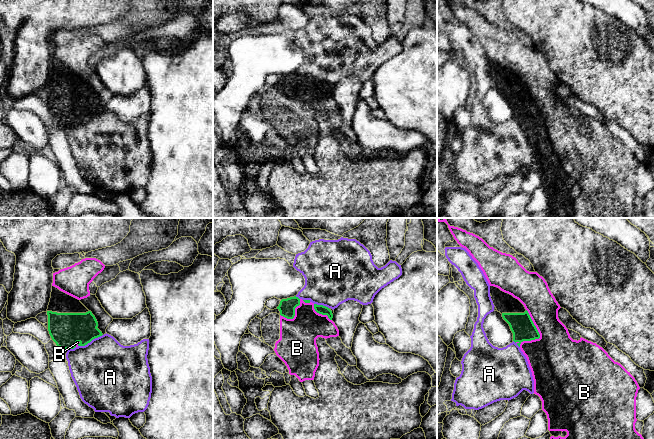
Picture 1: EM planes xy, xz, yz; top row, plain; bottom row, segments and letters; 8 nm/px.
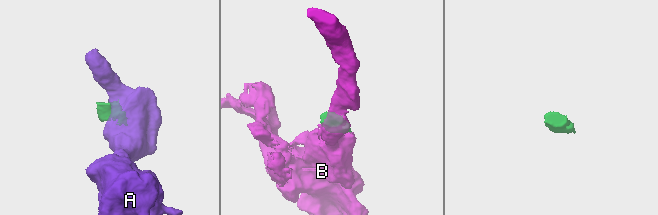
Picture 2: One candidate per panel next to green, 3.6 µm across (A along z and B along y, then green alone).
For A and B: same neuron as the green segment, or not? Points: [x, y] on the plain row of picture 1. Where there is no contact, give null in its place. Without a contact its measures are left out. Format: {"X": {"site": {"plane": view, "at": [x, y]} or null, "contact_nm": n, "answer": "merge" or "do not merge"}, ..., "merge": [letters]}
{"A": {"site": {"plane": "xy", "at": [90, 117]}, "contact_nm": 220, "answer": "do not merge"}, "B": {"site": {"plane": "yz", "at": [539, 110]}, "contact_nm": 300, "answer": "do not merge"}, "merge": []}

